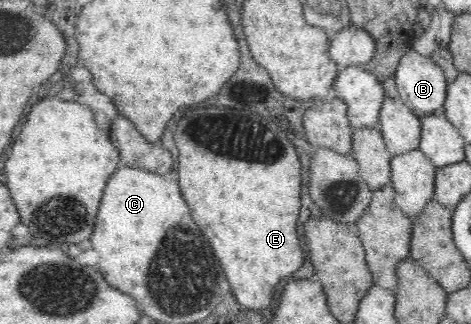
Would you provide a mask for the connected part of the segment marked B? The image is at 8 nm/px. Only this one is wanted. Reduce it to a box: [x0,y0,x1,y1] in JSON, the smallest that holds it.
[393,49,449,118]

